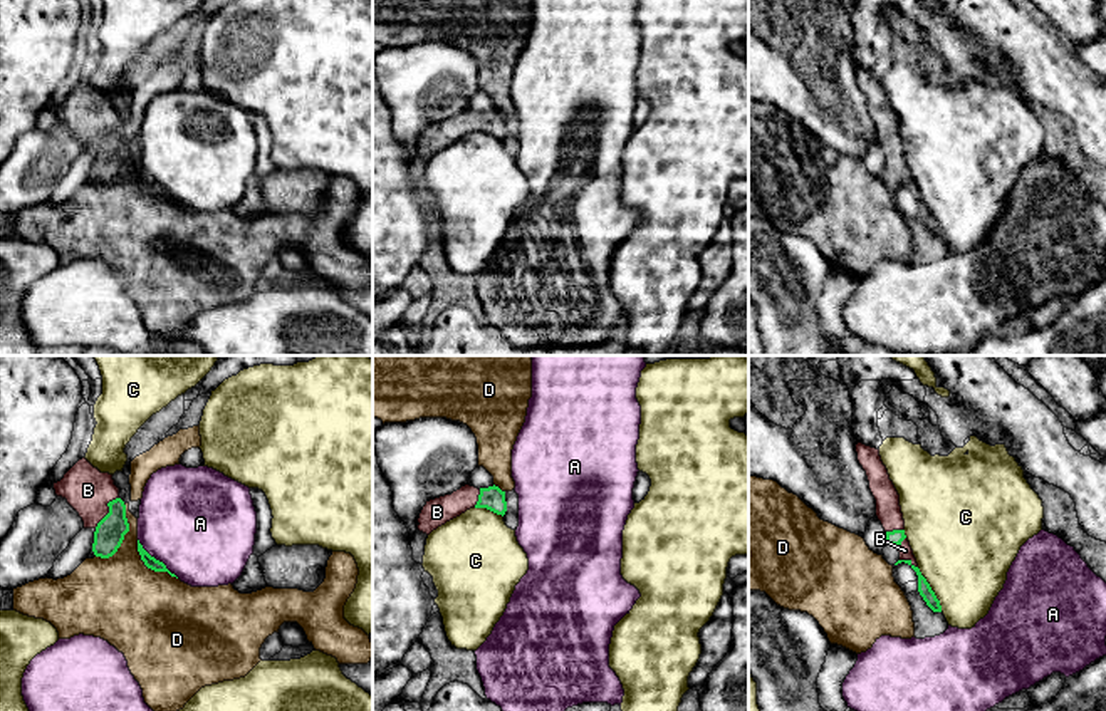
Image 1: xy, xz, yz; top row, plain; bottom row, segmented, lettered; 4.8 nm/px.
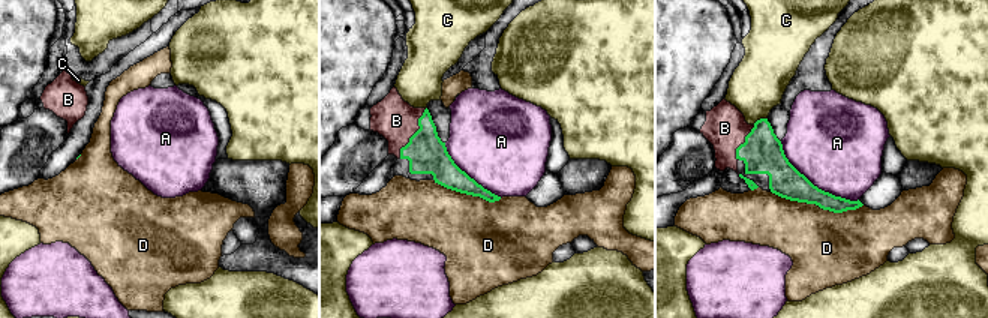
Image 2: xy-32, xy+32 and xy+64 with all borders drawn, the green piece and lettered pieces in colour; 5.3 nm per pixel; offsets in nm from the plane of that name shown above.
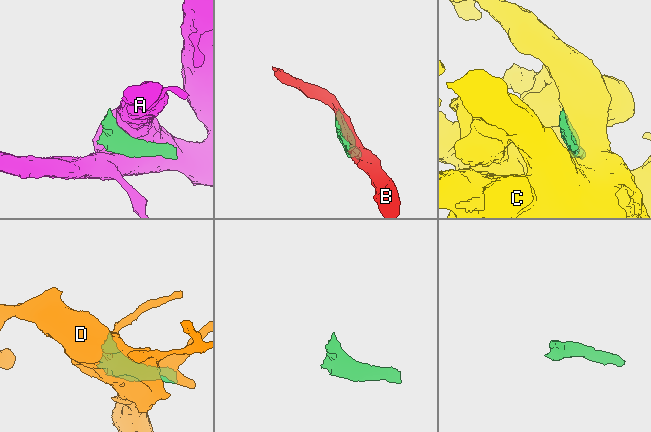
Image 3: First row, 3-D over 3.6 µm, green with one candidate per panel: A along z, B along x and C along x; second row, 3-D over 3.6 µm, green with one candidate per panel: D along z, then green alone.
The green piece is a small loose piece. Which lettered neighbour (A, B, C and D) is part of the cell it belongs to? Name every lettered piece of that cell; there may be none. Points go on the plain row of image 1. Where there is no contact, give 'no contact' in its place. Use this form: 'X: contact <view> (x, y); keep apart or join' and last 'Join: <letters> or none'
A: contact xy (155, 183); keep apart
B: contact xy (109, 134); join
C: contact yz (930, 213); keep apart
D: contact xy (123, 161); keep apart
Join: B

